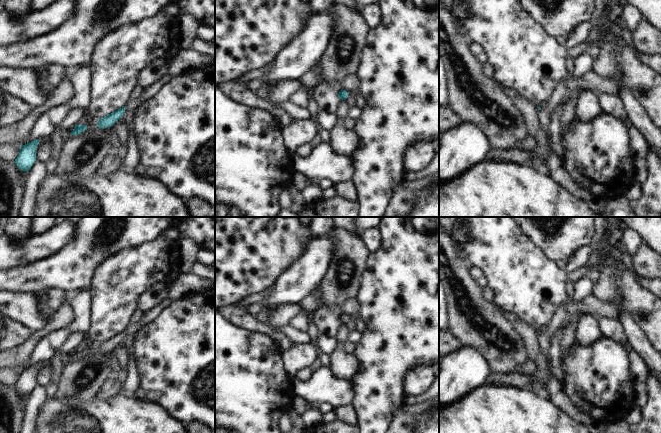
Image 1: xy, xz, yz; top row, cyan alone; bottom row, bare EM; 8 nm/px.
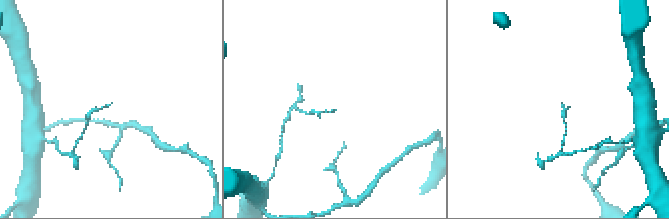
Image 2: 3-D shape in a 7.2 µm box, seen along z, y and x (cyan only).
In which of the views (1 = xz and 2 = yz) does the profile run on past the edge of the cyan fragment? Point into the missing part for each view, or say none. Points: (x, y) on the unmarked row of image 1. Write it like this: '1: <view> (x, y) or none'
1: none
2: none

